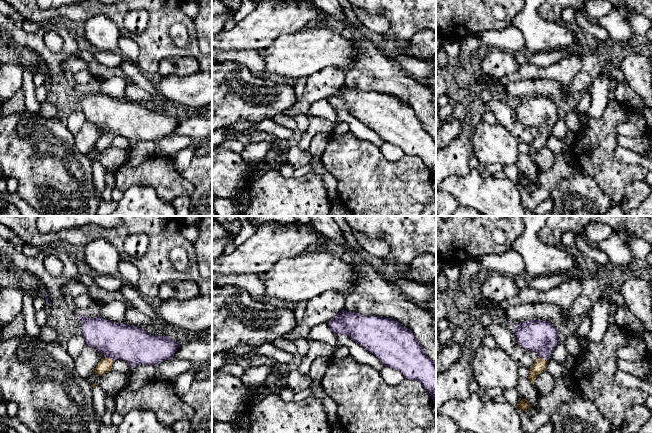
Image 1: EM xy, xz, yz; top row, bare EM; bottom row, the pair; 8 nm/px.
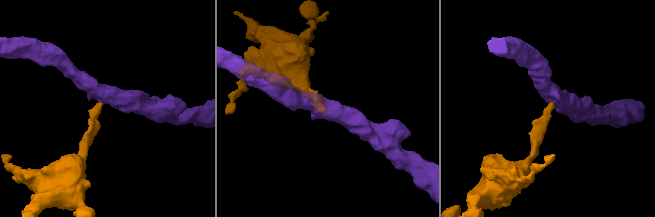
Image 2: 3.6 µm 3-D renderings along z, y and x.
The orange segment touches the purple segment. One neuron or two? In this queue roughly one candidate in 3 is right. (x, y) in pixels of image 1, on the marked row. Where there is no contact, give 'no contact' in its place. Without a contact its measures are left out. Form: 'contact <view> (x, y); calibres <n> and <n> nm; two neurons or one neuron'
contact yz (544, 359); calibres 110 and 260 nm; one neuron

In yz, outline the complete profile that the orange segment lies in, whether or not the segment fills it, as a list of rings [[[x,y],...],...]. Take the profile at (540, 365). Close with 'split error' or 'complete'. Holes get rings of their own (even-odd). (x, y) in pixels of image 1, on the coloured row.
[[[531,320],[513,327],[518,343],[525,349],[535,351],[539,358],[530,369],[528,379],[534,384],[537,376],[547,370],[547,364],[554,348],[559,343],[555,326],[545,320]]]; split error

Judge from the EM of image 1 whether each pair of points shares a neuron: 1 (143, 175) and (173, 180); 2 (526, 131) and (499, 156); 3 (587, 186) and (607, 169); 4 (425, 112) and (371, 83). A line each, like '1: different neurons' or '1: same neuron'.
1: same neuron
2: different neurons
3: different neurons
4: same neuron

